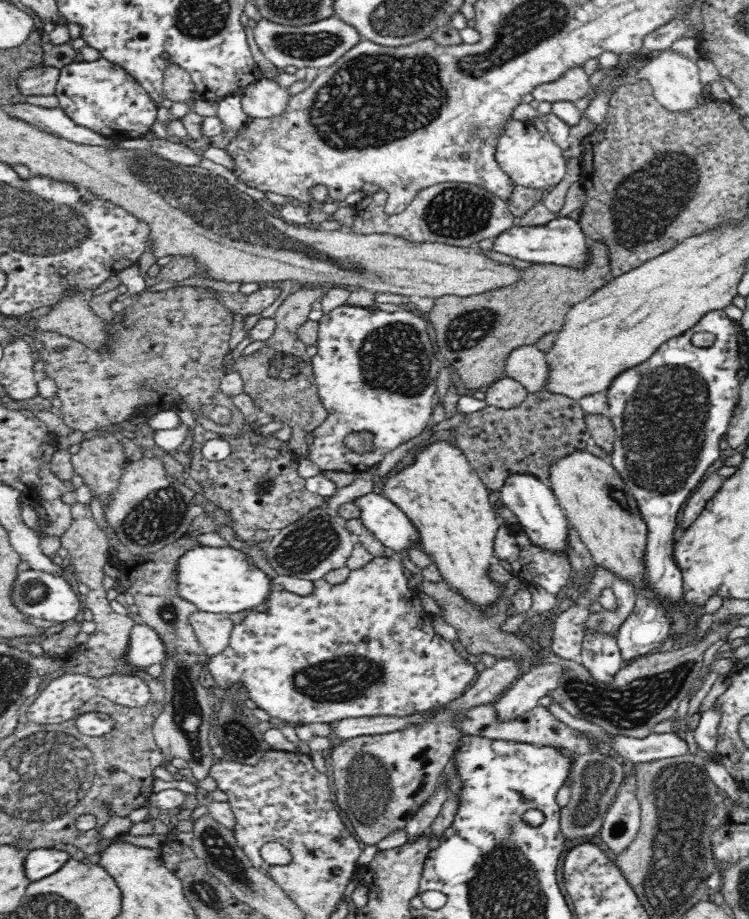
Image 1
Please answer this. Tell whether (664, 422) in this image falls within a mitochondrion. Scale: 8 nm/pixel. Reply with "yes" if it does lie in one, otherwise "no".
yes

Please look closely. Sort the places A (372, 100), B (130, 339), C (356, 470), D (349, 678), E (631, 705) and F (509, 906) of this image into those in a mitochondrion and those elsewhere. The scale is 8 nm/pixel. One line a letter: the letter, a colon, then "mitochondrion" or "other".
A: mitochondrion
B: mitochondrion
C: other
D: mitochondrion
E: mitochondrion
F: mitochondrion

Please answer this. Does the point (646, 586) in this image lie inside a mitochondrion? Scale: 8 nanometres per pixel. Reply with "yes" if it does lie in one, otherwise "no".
no

